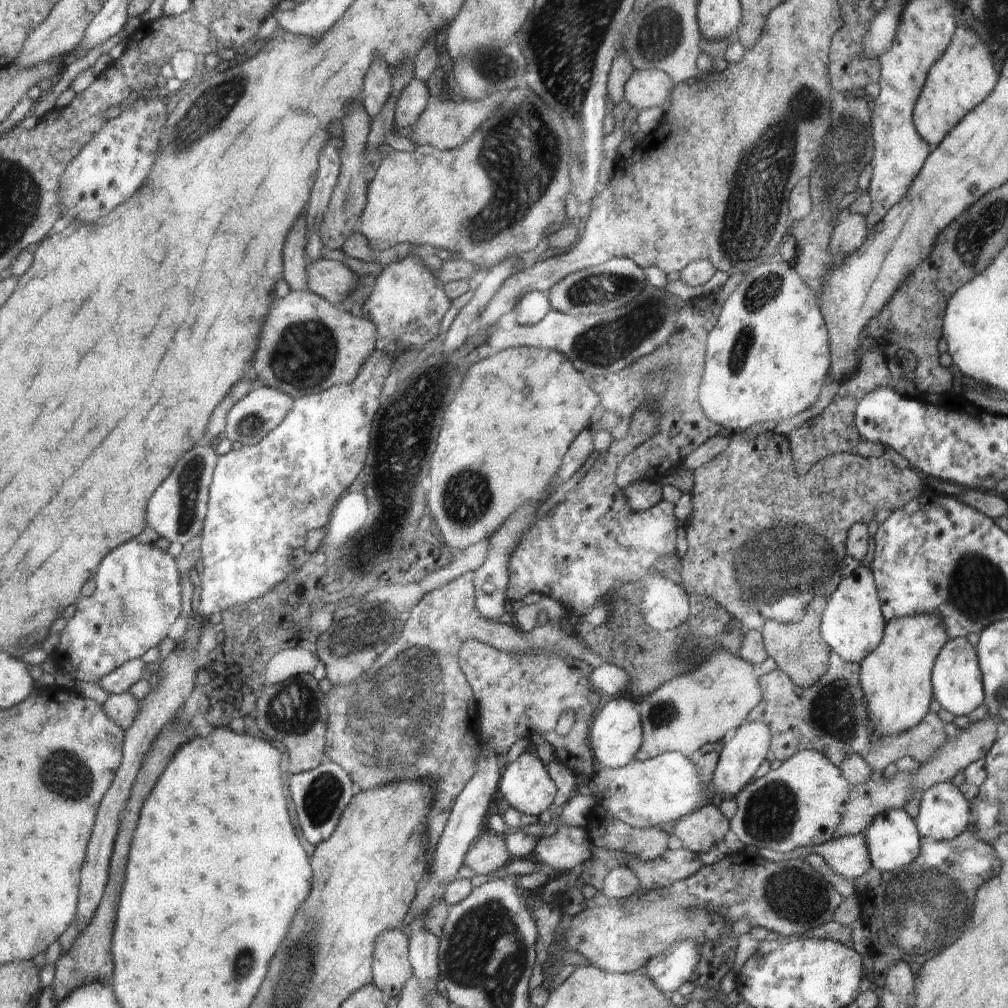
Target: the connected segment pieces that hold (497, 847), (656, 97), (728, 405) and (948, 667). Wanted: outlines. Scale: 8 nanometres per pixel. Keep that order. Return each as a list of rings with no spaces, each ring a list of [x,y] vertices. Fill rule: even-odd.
[[[484,827],[466,853],[464,865],[479,874],[490,874],[513,860],[507,849],[504,836]]]
[[[633,70],[625,84],[625,99],[638,112],[662,106],[672,95],[673,80],[661,70]]]
[[[782,262],[760,264],[740,282],[738,290],[726,300],[716,328],[708,334],[708,368],[704,368],[699,401],[712,421],[729,432],[742,433],[758,422],[794,418],[816,404],[831,363],[827,326],[818,306],[812,288],[792,266]]]
[[[966,637],[950,638],[943,650],[939,652],[935,670],[932,671],[932,688],[935,688],[936,700],[942,709],[955,714],[956,717],[968,716],[984,702],[986,686],[982,686],[982,677],[978,650],[972,647]]]

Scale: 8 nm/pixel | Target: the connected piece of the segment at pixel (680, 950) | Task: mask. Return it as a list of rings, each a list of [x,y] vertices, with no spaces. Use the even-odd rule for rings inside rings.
[[[691,941],[672,943],[647,964],[647,975],[664,993],[672,995],[692,974],[699,946]]]

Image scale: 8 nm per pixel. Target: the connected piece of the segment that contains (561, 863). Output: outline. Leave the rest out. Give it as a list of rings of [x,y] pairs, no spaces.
[[[556,816],[554,821],[560,828],[551,836],[537,839],[531,858],[548,864],[556,872],[571,871],[590,860],[596,848],[593,848],[586,827],[568,825],[562,816]]]

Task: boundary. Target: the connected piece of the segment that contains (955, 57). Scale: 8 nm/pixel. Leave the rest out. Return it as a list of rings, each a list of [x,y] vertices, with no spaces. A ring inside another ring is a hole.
[[[955,28],[952,44],[928,71],[919,100],[915,104],[914,123],[919,135],[932,148],[937,147],[972,110],[991,95],[996,80],[998,72],[994,70],[994,58],[988,46],[970,28]]]

